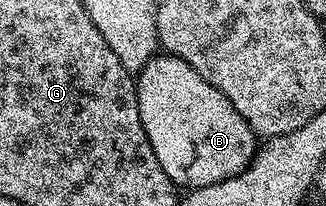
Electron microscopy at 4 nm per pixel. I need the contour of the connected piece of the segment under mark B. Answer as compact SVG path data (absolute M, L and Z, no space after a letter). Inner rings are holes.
M157 53L137 72L137 101L141 113L141 125L145 125L145 137L161 161L161 169L179 189L208 187L241 173L251 164L257 150L257 136L251 126L233 109L233 105L193 65L170 53Z

